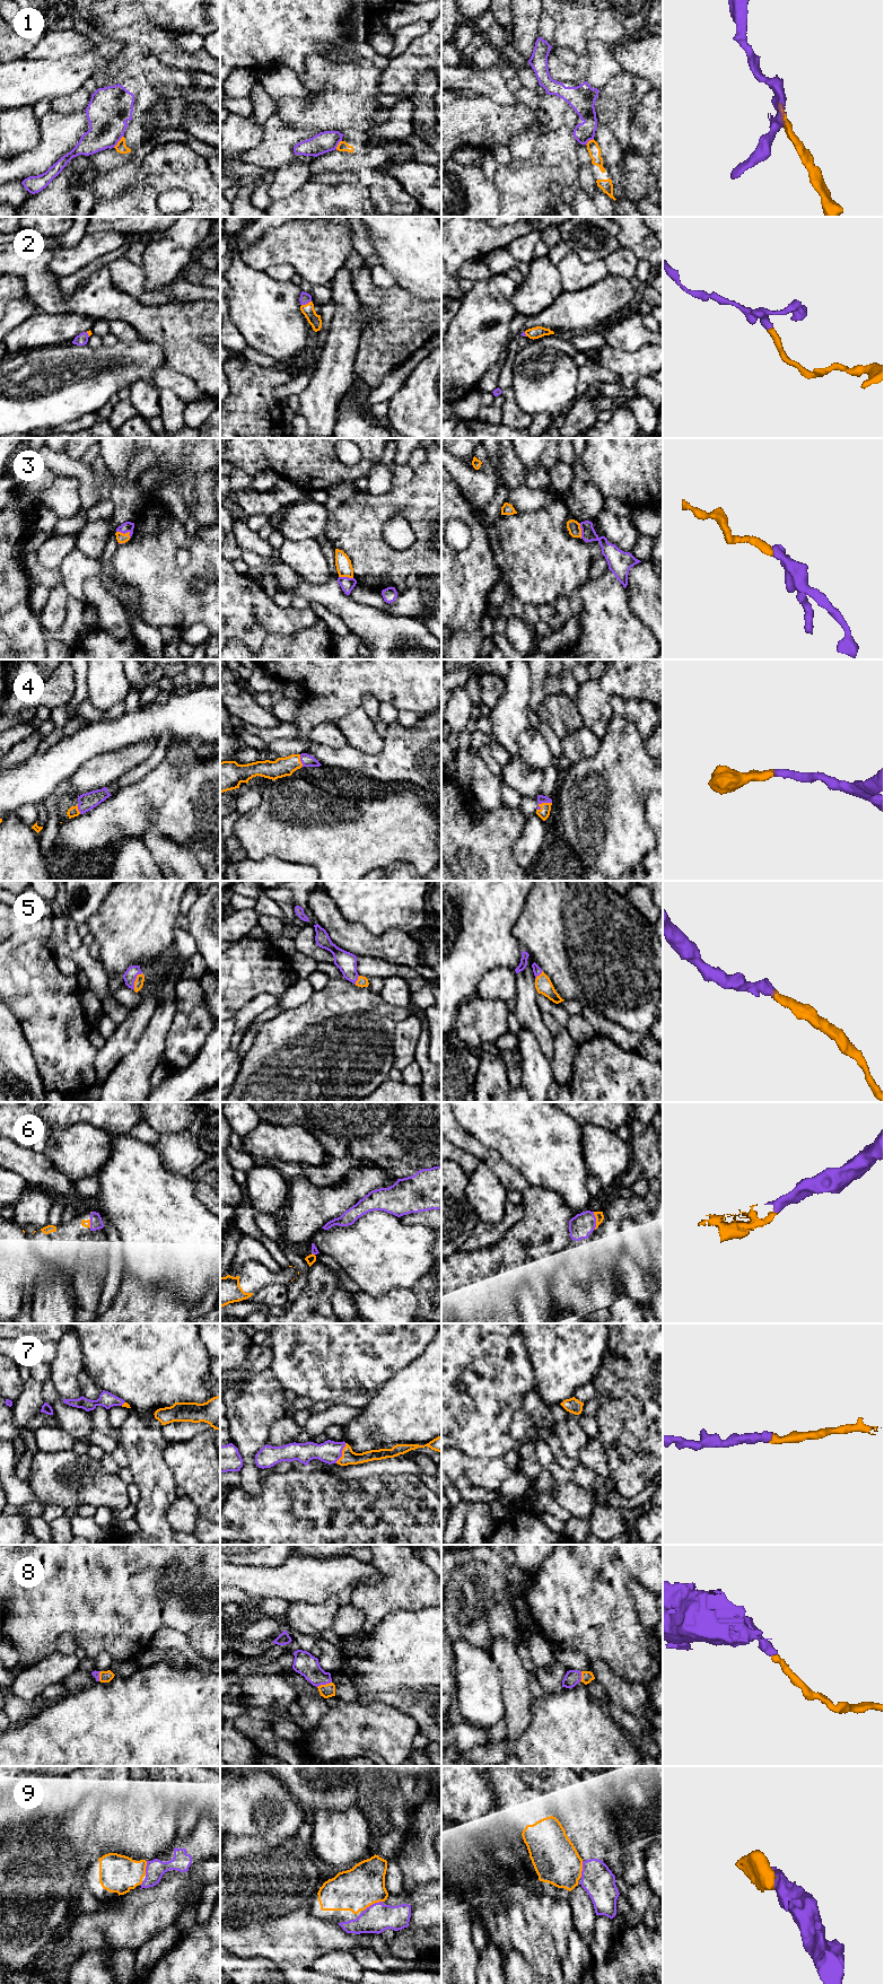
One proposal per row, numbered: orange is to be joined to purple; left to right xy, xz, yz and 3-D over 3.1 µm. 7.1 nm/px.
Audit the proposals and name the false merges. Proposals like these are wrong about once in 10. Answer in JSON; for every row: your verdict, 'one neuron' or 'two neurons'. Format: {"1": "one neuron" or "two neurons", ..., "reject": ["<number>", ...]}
{"1": "two neurons", "2": "one neuron", "3": "one neuron", "4": "one neuron", "5": "one neuron", "6": "one neuron", "7": "one neuron", "8": "one neuron", "9": "one neuron", "reject": ["1"]}

